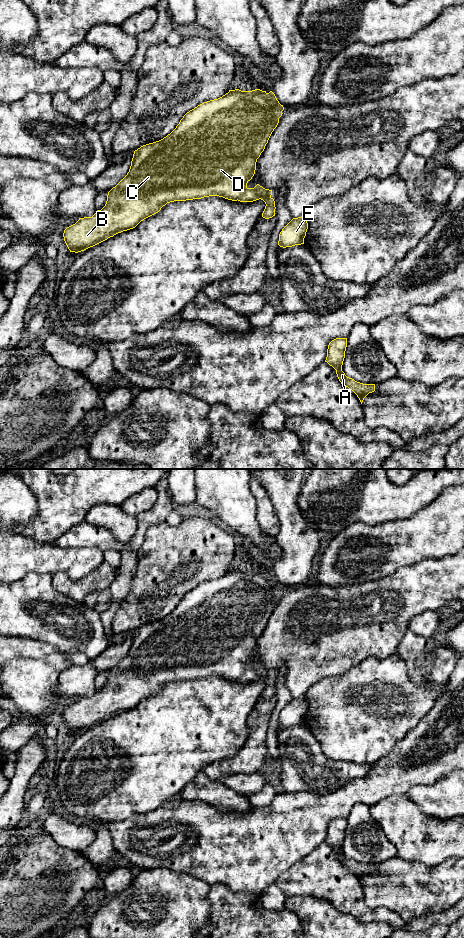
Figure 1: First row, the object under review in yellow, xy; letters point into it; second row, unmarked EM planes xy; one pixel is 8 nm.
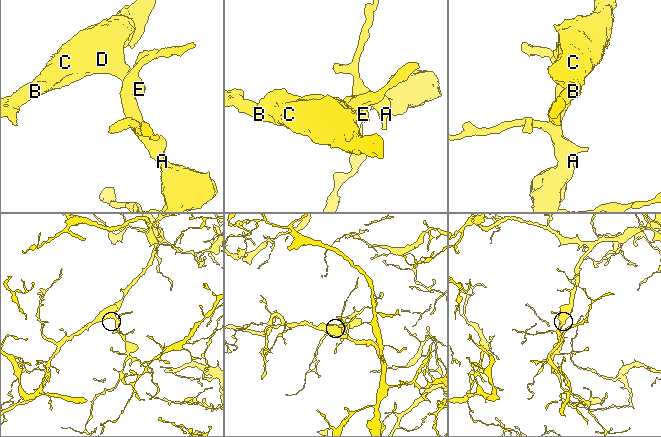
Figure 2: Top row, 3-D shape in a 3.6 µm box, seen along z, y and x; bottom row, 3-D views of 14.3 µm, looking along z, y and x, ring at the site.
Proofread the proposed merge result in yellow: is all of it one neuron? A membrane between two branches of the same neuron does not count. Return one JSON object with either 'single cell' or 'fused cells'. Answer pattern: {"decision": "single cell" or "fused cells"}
{"decision": "single cell"}

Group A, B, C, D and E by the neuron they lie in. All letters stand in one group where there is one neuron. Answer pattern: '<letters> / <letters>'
A B C D E

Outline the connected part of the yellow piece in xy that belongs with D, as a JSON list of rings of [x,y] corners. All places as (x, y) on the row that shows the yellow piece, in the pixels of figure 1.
[[[239,89],[229,90],[229,92],[223,95],[222,97],[204,102],[198,105],[197,107],[195,107],[194,109],[190,110],[183,116],[183,118],[180,120],[176,128],[166,137],[164,137],[159,141],[143,145],[134,151],[129,172],[115,187],[113,187],[108,192],[106,204],[101,210],[96,211],[96,213],[92,217],[79,218],[79,220],[75,224],[67,227],[64,230],[63,237],[68,249],[70,250],[70,252],[78,253],[90,247],[93,247],[107,240],[108,238],[113,237],[118,233],[133,229],[144,219],[158,213],[161,210],[161,208],[165,206],[167,203],[174,202],[174,201],[201,199],[209,196],[219,196],[228,200],[232,200],[232,201],[238,200],[240,202],[253,202],[261,199],[266,204],[265,209],[262,213],[262,217],[265,219],[272,218],[273,216],[275,216],[275,209],[276,209],[275,201],[271,197],[272,190],[265,189],[259,184],[257,184],[254,188],[248,188],[247,183],[252,179],[252,177],[255,174],[257,159],[264,151],[265,146],[268,143],[268,140],[272,132],[277,127],[279,123],[279,118],[283,114],[282,113],[283,110],[284,110],[283,105],[279,103],[275,94],[272,91],[267,93],[266,91],[262,91],[260,89],[255,89],[252,91],[241,91]]]

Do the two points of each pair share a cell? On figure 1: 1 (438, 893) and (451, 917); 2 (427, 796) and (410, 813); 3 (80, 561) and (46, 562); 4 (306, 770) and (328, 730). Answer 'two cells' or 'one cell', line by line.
1: two cells
2: two cells
3: one cell
4: two cells

